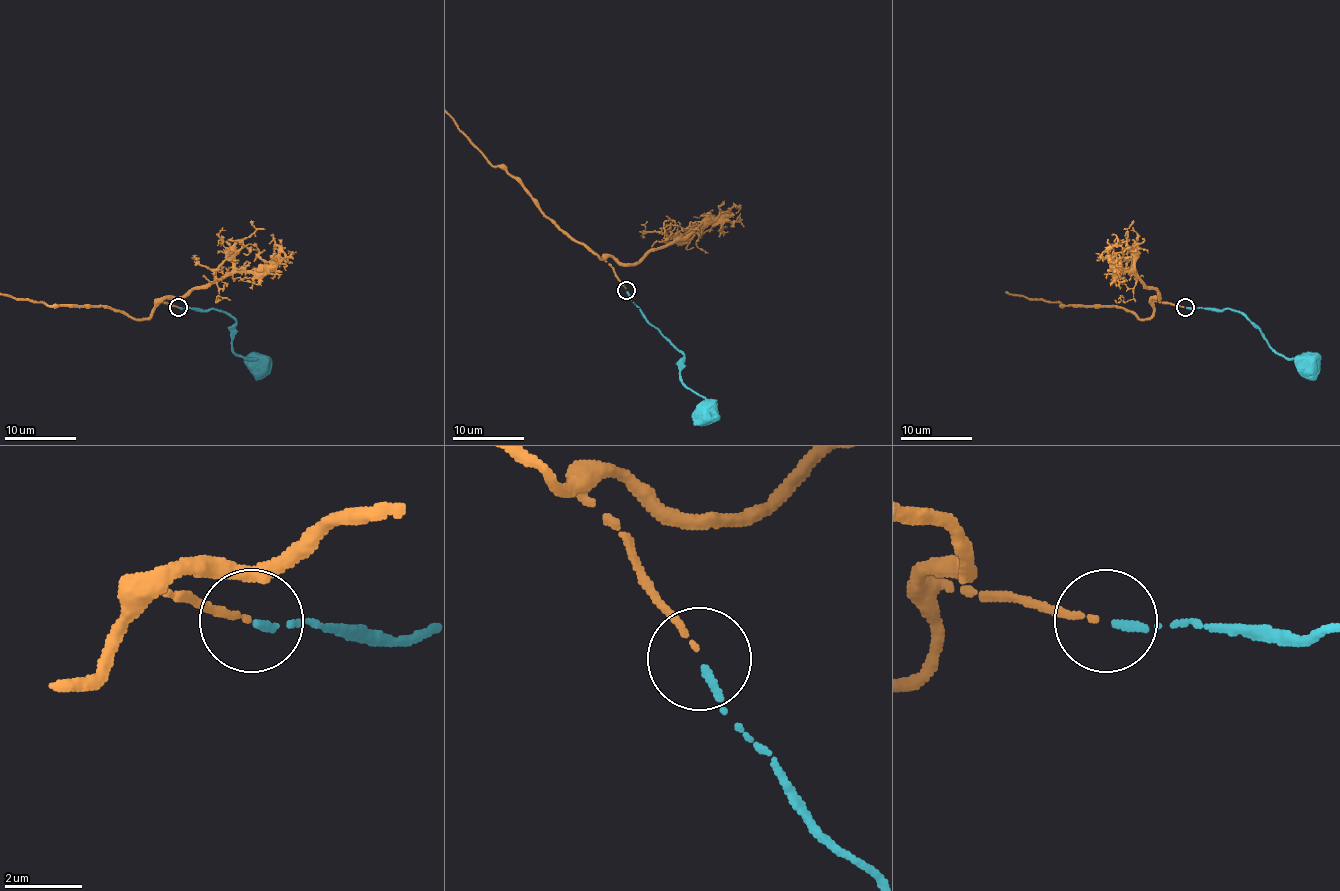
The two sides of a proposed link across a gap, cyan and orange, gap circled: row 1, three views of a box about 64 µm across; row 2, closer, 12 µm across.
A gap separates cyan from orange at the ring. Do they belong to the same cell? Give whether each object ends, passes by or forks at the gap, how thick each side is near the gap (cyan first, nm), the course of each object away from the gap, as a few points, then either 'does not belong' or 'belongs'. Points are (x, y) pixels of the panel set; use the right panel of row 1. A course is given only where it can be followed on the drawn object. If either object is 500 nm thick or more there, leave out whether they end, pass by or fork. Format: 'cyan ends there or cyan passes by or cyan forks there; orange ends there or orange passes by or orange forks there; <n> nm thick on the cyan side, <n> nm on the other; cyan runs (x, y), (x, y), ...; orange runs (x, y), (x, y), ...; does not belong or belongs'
cyan ends there; orange ends there; 200 nm thick on the cyan side, 130 nm on the other; cyan runs (1186, 306), (1242, 312), (1285, 358), (1308, 362); belongs

